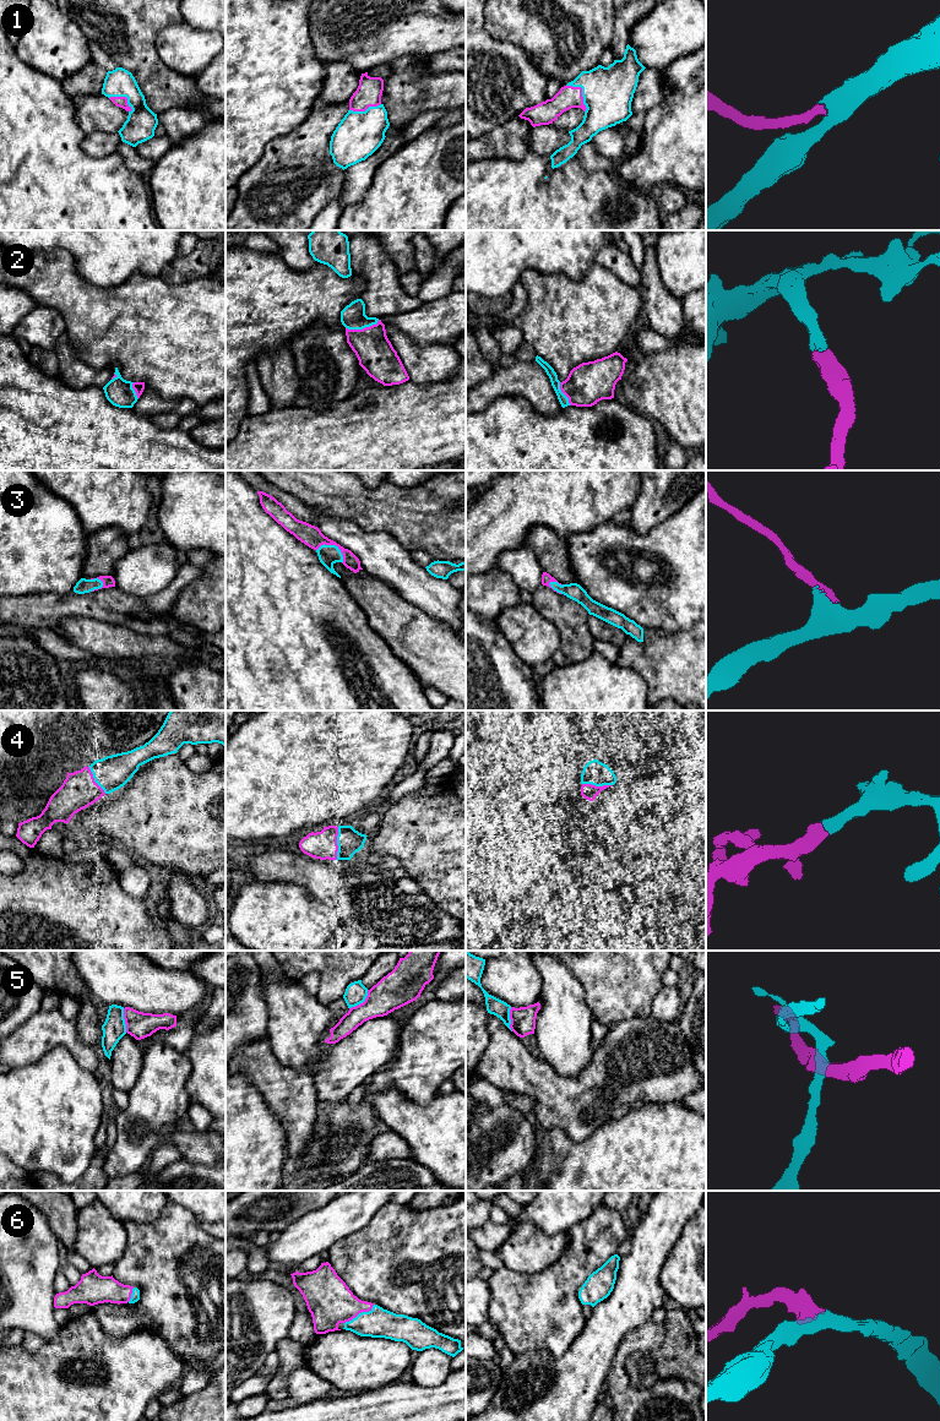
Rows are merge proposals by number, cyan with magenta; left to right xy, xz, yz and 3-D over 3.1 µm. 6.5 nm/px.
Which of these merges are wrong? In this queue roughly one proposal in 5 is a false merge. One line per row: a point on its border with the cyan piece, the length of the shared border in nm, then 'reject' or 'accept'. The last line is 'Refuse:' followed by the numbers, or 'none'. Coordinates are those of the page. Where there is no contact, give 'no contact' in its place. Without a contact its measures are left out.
1: yz (582, 93) | 220 nm | accept
2: xz (362, 328) | 240 nm | accept
3: xz (333, 545) | 200 nm | accept
4: xz (337, 843) | 220 nm | accept
5: xz (362, 1002) | 180 nm | reject
6: xz (359, 1313) | 240 nm | accept
Refuse: 5

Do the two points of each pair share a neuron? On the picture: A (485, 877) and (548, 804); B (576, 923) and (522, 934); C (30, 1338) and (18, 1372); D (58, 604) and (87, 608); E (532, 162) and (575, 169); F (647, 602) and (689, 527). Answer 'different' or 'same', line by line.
A: same
B: same
C: different
D: same
E: same
F: same

